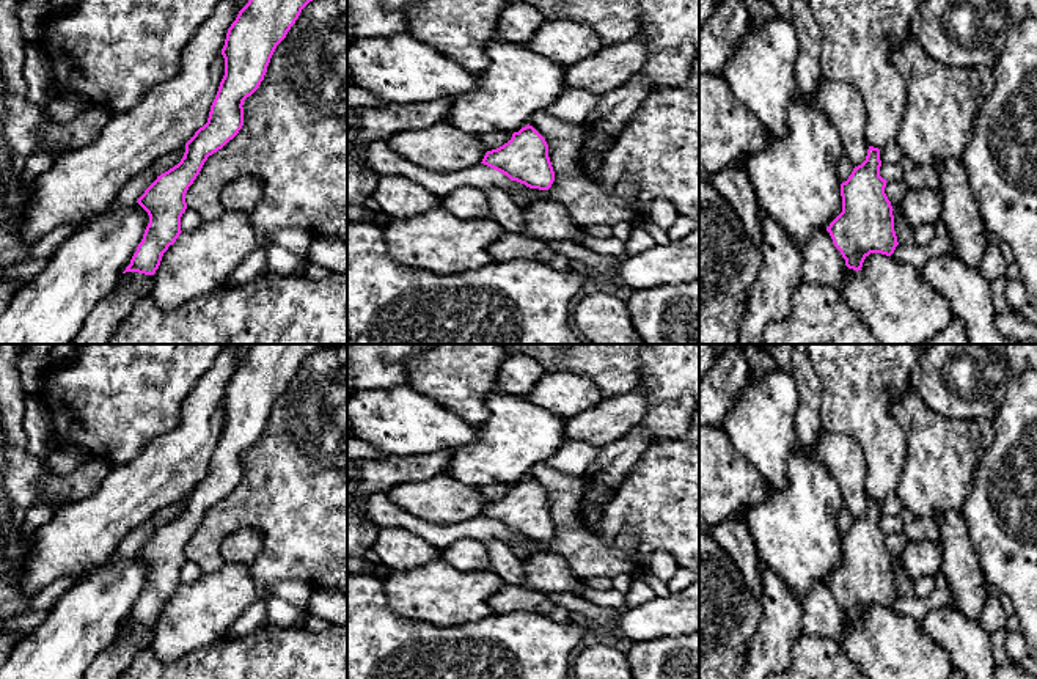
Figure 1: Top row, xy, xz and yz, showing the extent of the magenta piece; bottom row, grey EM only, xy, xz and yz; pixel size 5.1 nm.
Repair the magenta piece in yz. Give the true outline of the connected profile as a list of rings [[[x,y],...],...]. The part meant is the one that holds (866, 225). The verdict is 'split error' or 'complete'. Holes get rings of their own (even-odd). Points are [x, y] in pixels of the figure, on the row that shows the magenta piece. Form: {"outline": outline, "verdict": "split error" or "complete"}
{"outline": [[[869,146],[866,160],[841,184],[842,212],[826,228],[845,266],[856,272],[870,253],[891,256],[899,245],[880,167],[880,149]]], "verdict": "complete"}

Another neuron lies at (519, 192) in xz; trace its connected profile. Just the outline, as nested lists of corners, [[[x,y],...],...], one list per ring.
[[[517,181],[509,182],[506,187],[508,193],[511,195],[511,198],[520,206],[525,207],[529,203],[528,198],[528,190],[529,187],[526,187],[525,184],[520,184]]]

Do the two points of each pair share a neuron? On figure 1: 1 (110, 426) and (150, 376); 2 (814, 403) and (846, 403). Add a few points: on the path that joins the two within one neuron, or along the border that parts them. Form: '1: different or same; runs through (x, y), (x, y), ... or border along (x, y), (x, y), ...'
1: same; runs through (115, 414), (137, 389)
2: different; border along (813, 367), (820, 382), (822, 431)

